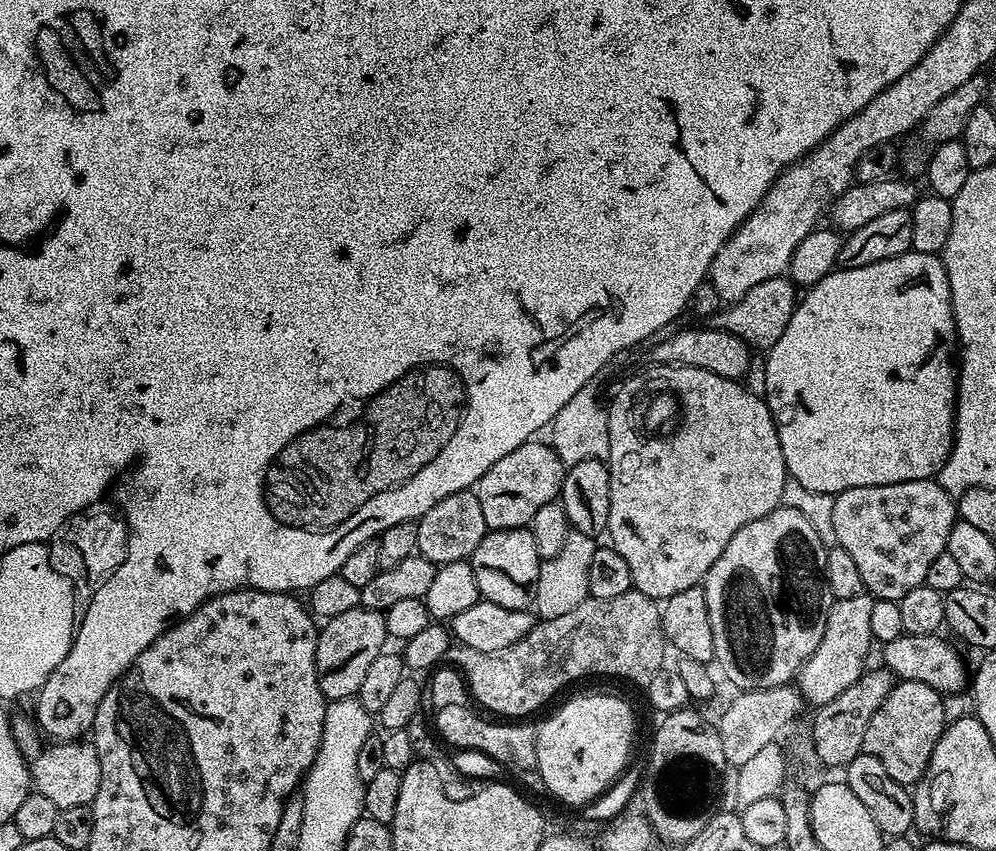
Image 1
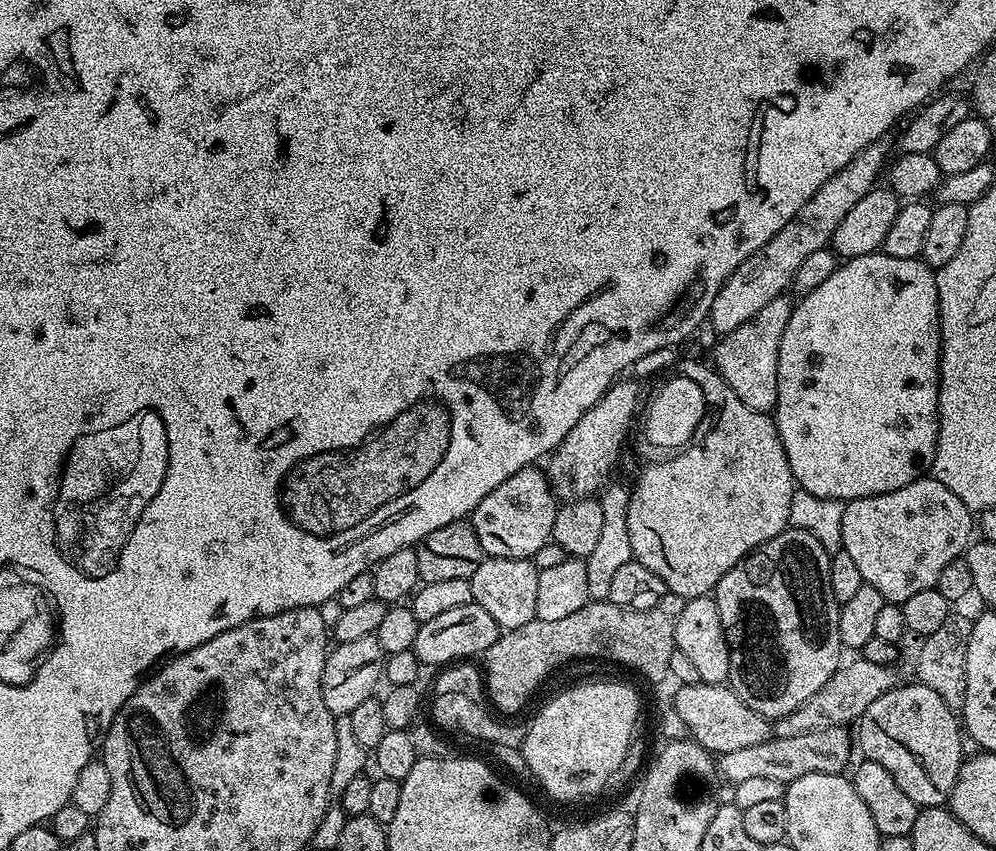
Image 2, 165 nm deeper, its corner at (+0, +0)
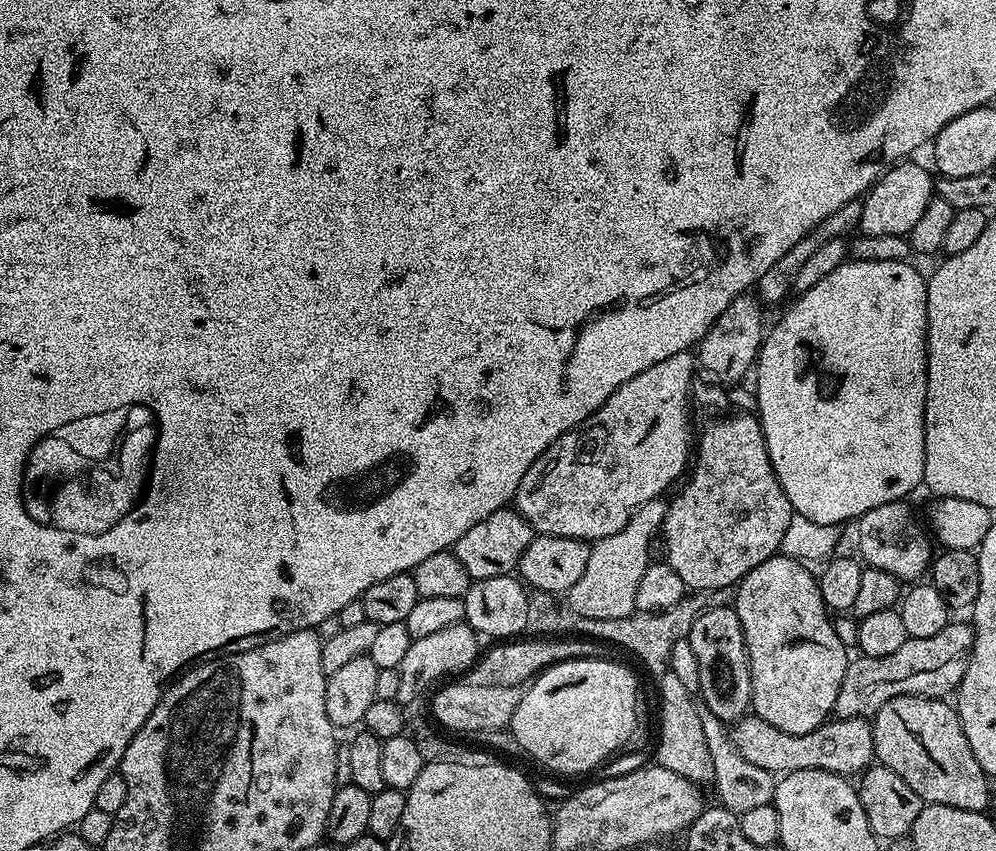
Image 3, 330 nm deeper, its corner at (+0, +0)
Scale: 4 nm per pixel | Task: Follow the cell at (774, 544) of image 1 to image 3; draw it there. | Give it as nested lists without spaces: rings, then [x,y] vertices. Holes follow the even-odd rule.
[[[779,554],[754,566],[735,585],[734,607],[748,651],[752,679],[751,711],[786,734],[810,734],[833,715],[838,690],[850,663],[849,649],[838,640],[830,610],[824,605],[820,581],[813,569]]]

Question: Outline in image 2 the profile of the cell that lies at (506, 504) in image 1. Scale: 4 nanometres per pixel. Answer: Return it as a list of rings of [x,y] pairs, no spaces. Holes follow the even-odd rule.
[[[529,466],[518,470],[502,486],[494,486],[471,514],[470,523],[485,557],[518,558],[532,560],[538,550],[552,539],[554,518],[558,507],[557,497],[552,491],[547,475],[539,467]]]

